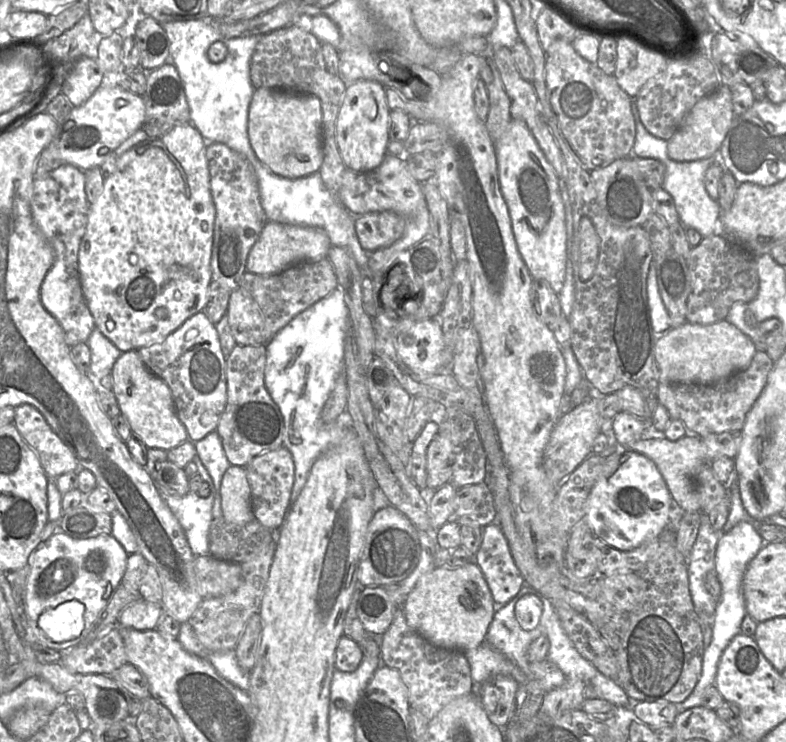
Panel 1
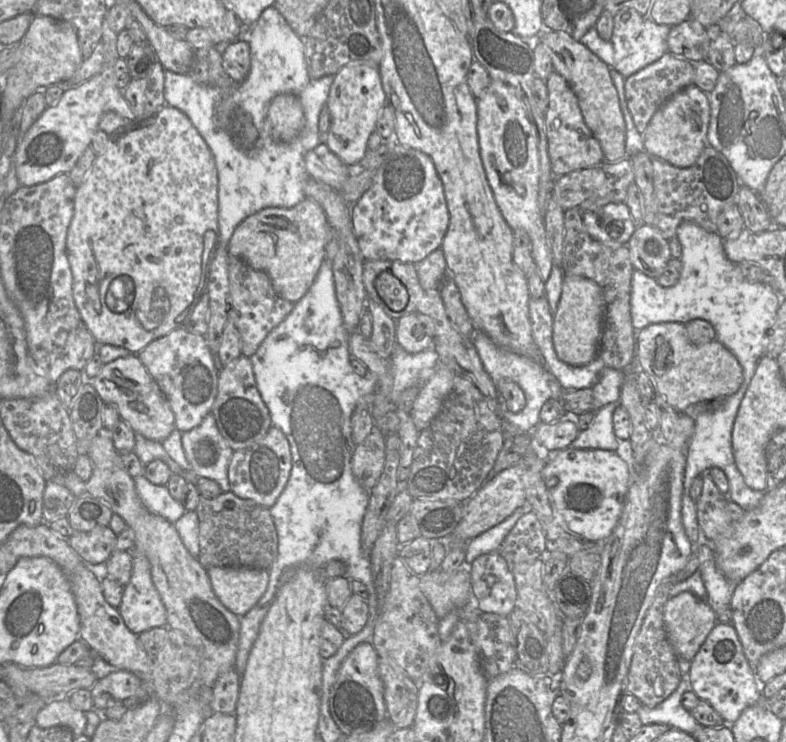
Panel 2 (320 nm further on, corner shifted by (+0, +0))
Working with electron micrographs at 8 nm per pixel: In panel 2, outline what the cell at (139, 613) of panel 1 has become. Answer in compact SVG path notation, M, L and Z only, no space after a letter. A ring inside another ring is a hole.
M131 550L133 567L130 581L124 586L118 611L134 634L139 635L156 627L167 625L163 601L151 577L148 559L137 550Z

